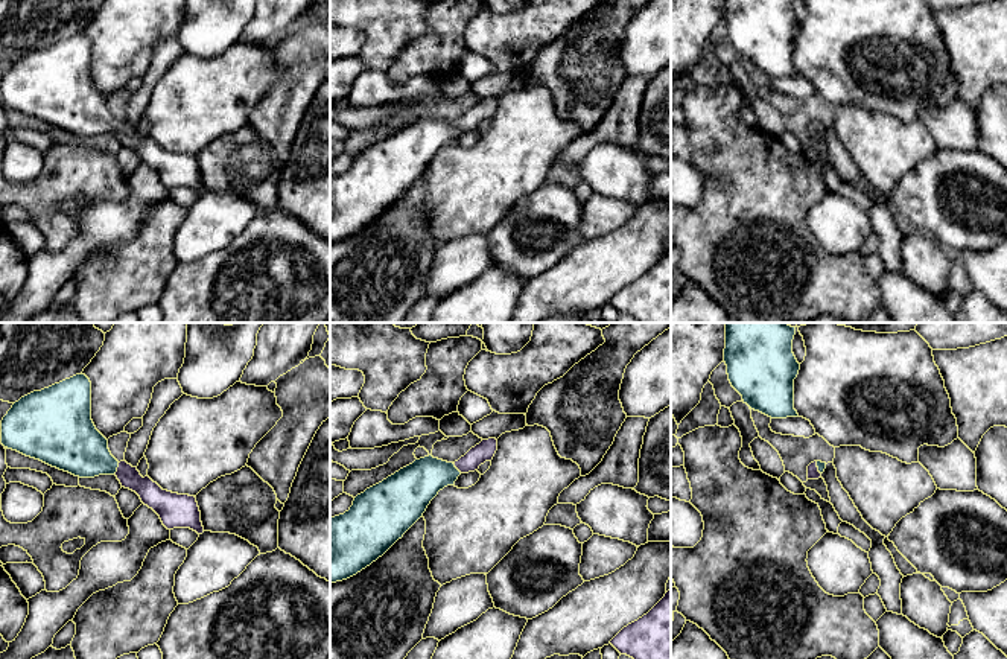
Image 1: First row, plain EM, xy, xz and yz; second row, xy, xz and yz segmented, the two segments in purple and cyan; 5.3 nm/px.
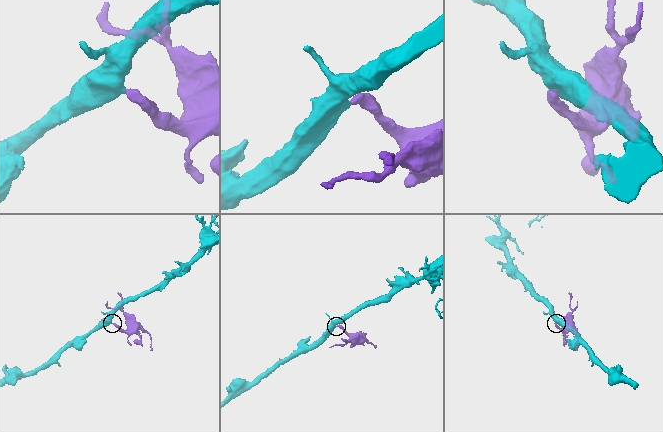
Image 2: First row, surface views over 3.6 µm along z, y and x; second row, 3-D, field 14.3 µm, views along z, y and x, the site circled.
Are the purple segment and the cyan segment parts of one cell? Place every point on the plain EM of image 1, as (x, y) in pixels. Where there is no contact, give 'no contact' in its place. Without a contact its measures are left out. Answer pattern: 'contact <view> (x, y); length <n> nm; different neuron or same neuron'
contact xy (117, 128); length 70 nm; same neuron

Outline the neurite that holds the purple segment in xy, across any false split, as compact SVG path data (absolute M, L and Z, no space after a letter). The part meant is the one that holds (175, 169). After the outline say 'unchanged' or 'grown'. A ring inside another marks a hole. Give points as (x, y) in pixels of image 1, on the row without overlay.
M82 32L15 61L2 79L2 103L79 137L116 134L122 146L135 151L167 189L190 187L198 193L204 192L195 155L163 149L149 135L143 137L137 126L126 120L119 122L111 114L108 99L91 79L91 41Z; grown

